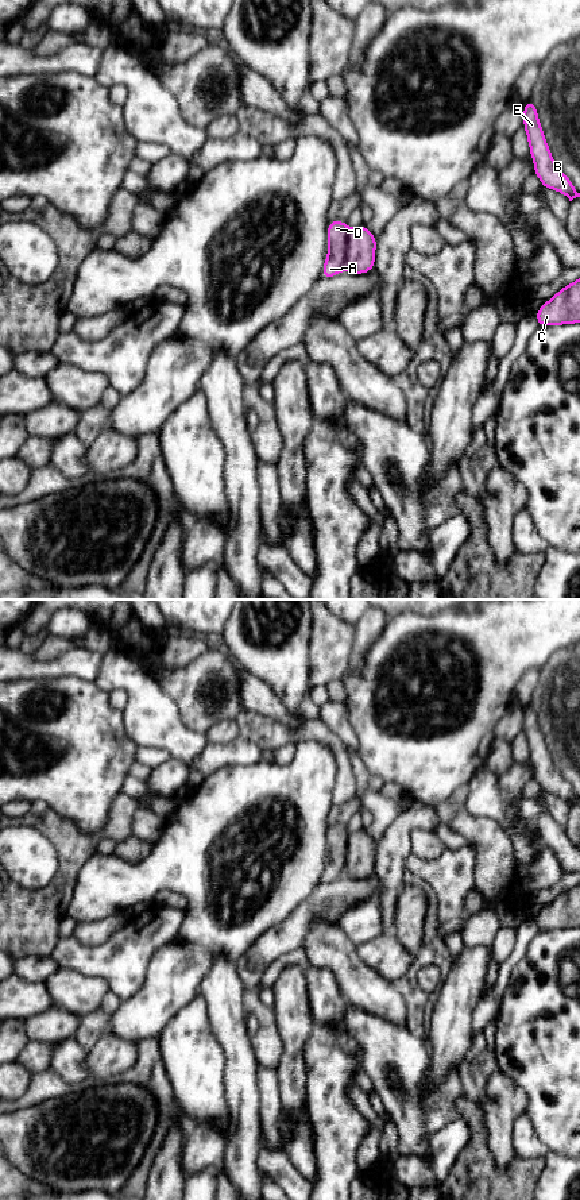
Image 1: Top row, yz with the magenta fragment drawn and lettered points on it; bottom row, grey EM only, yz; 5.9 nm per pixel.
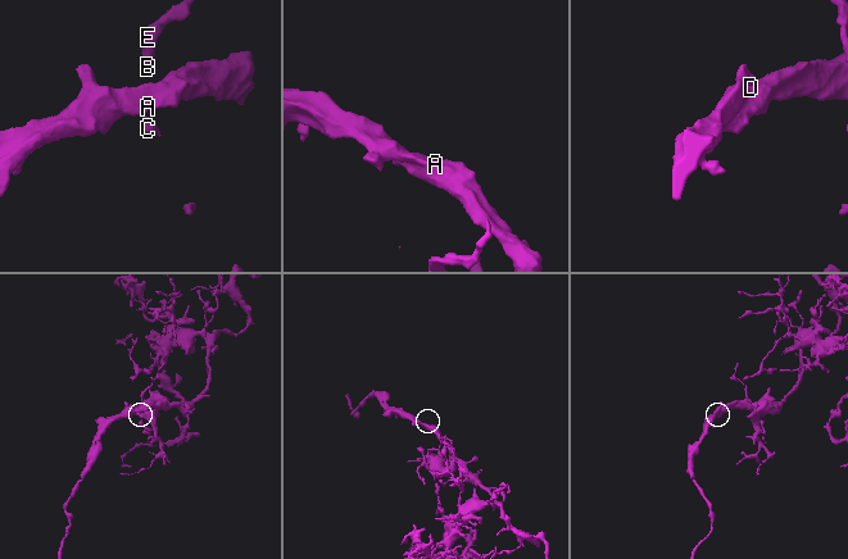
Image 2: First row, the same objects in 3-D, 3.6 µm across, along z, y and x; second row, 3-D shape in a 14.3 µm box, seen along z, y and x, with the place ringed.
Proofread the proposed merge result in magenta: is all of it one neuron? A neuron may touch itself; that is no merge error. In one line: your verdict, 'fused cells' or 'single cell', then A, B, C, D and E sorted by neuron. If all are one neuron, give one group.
single cell | A B C D E

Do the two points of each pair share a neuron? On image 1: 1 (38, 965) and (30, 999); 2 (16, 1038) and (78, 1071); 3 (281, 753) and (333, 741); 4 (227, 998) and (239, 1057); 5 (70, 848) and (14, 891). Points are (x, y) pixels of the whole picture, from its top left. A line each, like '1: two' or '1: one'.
1: one
2: two
3: two
4: one
5: one

